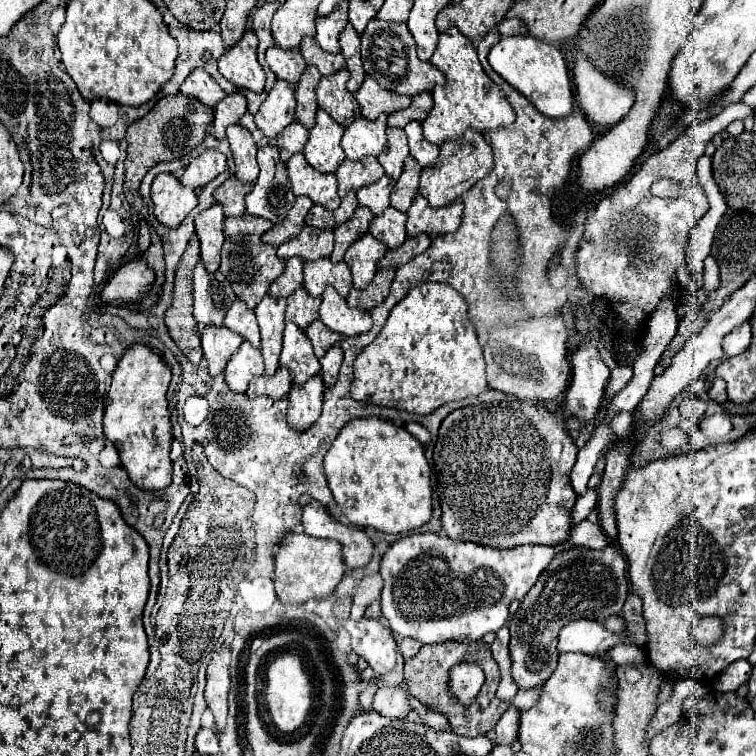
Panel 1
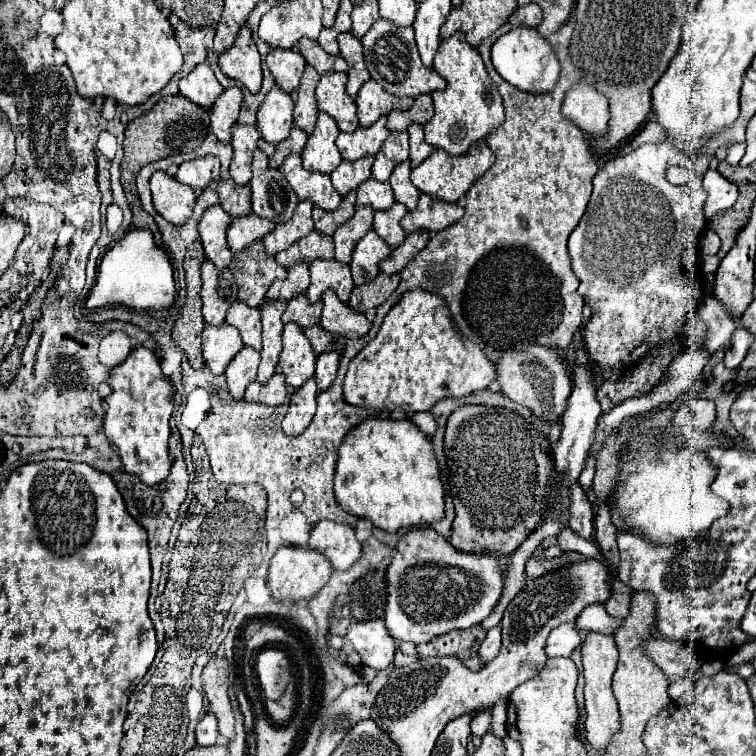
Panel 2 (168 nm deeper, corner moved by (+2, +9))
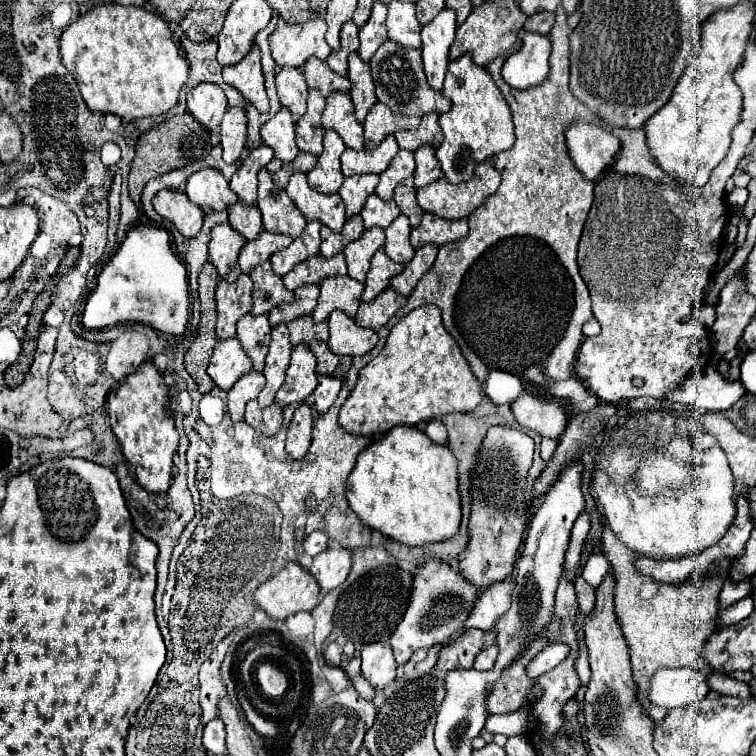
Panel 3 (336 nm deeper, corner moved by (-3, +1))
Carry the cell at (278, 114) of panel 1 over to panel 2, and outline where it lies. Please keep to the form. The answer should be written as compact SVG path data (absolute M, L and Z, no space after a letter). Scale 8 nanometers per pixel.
M274 86L266 96L264 104L260 106L256 122L266 142L276 146L288 138L288 132L292 130L292 110L294 110L292 98L282 88Z

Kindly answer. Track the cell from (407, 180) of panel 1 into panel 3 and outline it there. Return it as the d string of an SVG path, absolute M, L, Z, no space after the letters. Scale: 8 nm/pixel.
M411 176L405 178L405 180L395 188L393 200L397 202L399 210L409 218L411 226L415 228L415 226L421 222L423 210L421 210L421 206L419 206L417 200L415 200L415 186L413 186L413 178L411 178Z

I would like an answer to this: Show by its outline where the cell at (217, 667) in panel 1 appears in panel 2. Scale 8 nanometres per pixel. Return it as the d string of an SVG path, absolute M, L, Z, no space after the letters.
M212 658L202 674L204 692L210 702L210 710L218 718L218 728L224 740L234 736L234 712L228 698L228 662L224 658Z

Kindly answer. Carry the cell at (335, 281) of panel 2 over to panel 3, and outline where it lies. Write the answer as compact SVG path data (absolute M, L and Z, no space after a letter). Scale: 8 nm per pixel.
M329 276L321 282L321 294L313 318L317 322L327 320L333 310L343 310L347 316L355 316L361 302L363 284L351 276Z

